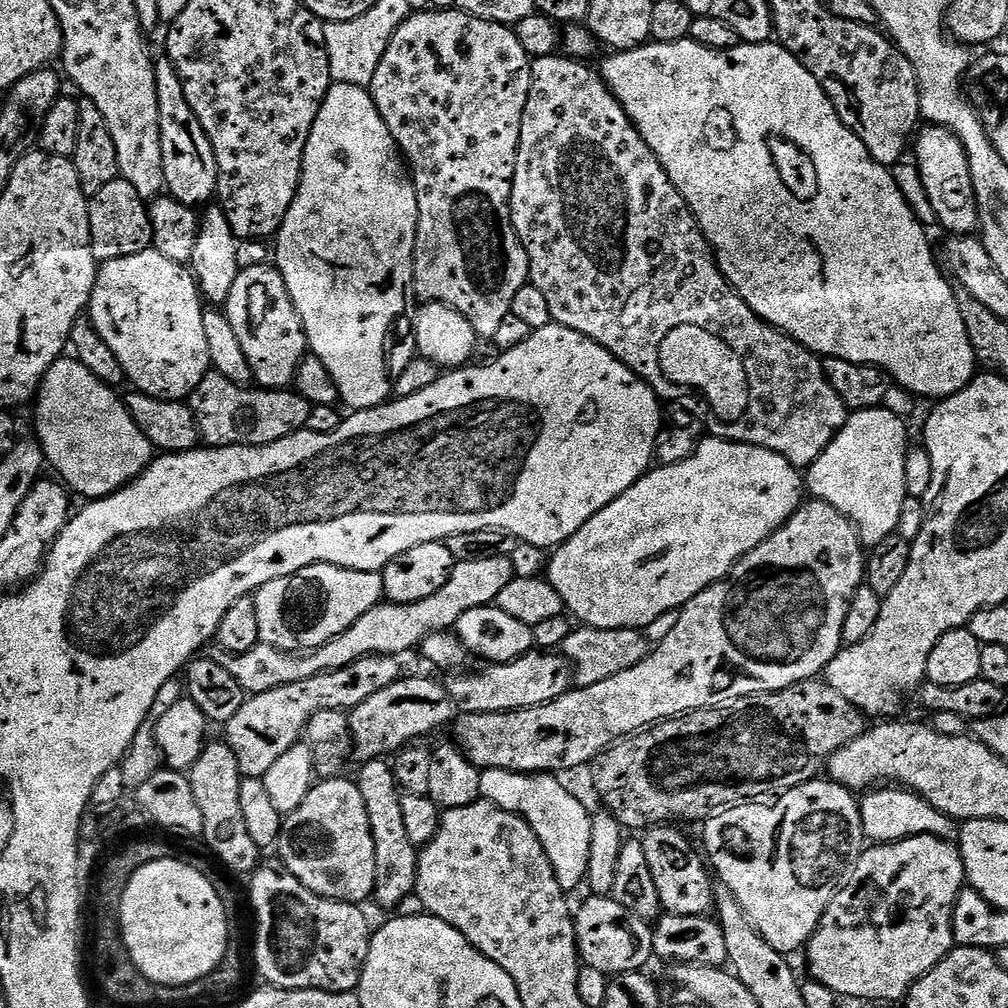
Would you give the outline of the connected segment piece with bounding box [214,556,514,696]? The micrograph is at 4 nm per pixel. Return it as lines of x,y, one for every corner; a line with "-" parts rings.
509,557
462,560
452,568
446,586
442,586
438,594
430,594
430,598
422,598
422,602
375,604
354,622
354,626
342,630
342,634
317,648
301,653
287,652
272,644
258,643
254,650
246,650
246,654
237,656
233,652
217,651
214,659
226,666
233,678
238,678
238,686
242,686
245,694
257,696
278,686
290,686
290,682
306,682
306,678
314,678
323,672
342,670
363,656
400,656
411,648
419,649
430,633
455,629
458,618
466,614
466,610
489,607
512,579
514,573

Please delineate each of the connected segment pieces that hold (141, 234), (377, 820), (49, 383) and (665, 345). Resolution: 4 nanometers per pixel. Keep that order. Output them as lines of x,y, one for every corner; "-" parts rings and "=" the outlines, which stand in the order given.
123,178
110,182
110,186
102,186
98,194
88,201
90,214
90,238
94,258
98,262
130,258
130,254
142,254
152,248
152,227
148,204
130,182
=
387,759
365,760
359,765
360,773
354,776
358,790
362,794
362,802
366,802
366,814
370,818
372,837
374,838
374,858
376,859
376,891
374,893
375,903
380,903
384,908
395,909
407,898
415,893
416,875
418,874
418,848
412,844
409,833
405,827
405,819
402,816
402,789
396,783
395,767
=
61,358
54,362
54,366
50,366
34,400
37,432
35,435
44,450
45,461
73,493
81,492
88,500
101,500
104,496
111,496
125,484
132,483
137,476
146,471
154,459
153,446
134,422
134,418
128,412
127,403
121,397
119,400
112,392
115,391
98,378
94,378
94,374
90,374
90,370
86,370
86,366
82,366
80,360
=
675,327
659,347
659,366
665,380
671,381
675,387
688,386
700,390
718,419
736,424
748,412
748,372
740,356
723,338
701,327

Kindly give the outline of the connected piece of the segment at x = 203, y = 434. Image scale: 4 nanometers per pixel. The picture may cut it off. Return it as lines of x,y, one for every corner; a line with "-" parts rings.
210,370
205,374
202,382
198,382
198,386
192,391
192,395
187,397
186,403
192,409
196,419
201,441
209,448
228,448
231,444
241,444
242,446
273,444
282,438
293,436
295,432
305,431
313,409
313,405
309,404
308,400
302,398
295,390
235,384
233,380
215,370

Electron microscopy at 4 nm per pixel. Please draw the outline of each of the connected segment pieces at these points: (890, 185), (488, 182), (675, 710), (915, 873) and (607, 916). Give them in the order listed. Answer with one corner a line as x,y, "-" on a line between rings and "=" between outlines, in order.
692,39
679,40
669,44
649,42
629,52
616,52
602,67
604,83
611,88
613,95
632,119
632,125
640,131
640,137
650,146
658,162
666,170
670,182
682,194
688,209
696,217
700,233
708,239
708,244
716,253
716,264
721,274
727,278
732,289
738,293
771,327
796,341
802,348
815,352
821,358
833,356
855,364
870,364
882,368
904,391
917,398
936,396
943,398
961,392
977,375
978,365
974,346
966,334
962,314
956,301
953,285
948,285
946,277
936,265
932,244
924,233
922,225
916,221
906,197
900,193
896,180
885,165
874,162
866,146
840,120
830,98
822,90
818,78
794,58
778,42
767,44
746,44
719,52
702,46
=
459,10
413,12
394,34
371,82
372,98
376,101
390,134
396,139
396,144
410,169
412,184
416,187
420,218
416,231
415,291
420,291
425,296
425,301
445,304
458,310
471,322
477,337
480,338
495,337
498,326
502,326
502,322
506,322
506,318
512,314
514,294
518,294
518,290
522,290
522,286
529,283
528,255
512,225
512,179
516,173
522,120
532,89
533,63
533,57
524,49
523,40
507,24
483,20
=
809,499
800,505
800,509
770,539
764,540
750,554
742,557
725,579
718,581
717,584
711,584
706,590
699,592
689,604
685,604
683,608
679,609
681,618
678,621
678,626
675,626
664,641
657,643
651,649
650,655
642,662
638,662
638,666
634,666
630,670
622,670
622,674
614,674
614,678
606,678
606,682
594,682
594,686
573,687
566,694
554,698
554,702
546,702
542,706
534,706
517,712
491,712
490,714
474,712
461,715
454,724
457,740
455,743
461,753
481,770
497,768
498,770
529,774
564,774
560,772
568,772
571,768
580,768
583,764
584,767
591,765
592,761
600,753
605,752
611,744
626,736
632,736
635,732
643,732
645,728
659,724
662,720
670,720
673,716
686,716
689,712
695,712
697,708
727,706
742,696
759,696
761,692
786,690
803,680
819,677
827,668
828,663
840,653
842,626
846,622
846,610
849,602
852,601
852,595
864,583
865,563
866,549
860,543
860,533
857,532
855,526
825,500
=
927,835
906,837
904,840
898,840
895,843
877,843
875,846
865,847
864,851
860,853
847,880
848,885
845,888
843,885
833,896
830,906
822,914
819,928
808,940
806,945
806,953
808,952
807,975
811,979
820,980
822,986
830,986
830,990
834,990
837,997
840,998
853,996
856,1000
903,1001
907,997
908,989
917,980
921,980
934,966
938,966
938,962
942,962
942,958
946,958
946,954
952,951
954,947
952,911
955,908
955,902
960,892
966,888
964,860
960,857
960,849
953,841
=
611,894
607,896
589,895
587,899
588,901
586,901
580,909
577,907
574,912
574,919
576,922
576,948
580,952
581,961
583,961
583,963
587,965
587,967
593,968
594,970
602,970
610,978
617,976
618,974
622,974
623,972
638,972
647,969
649,967
647,964
650,963
651,960
654,960
654,953
652,951
653,925
649,923
649,921
644,920
638,914
631,912
631,910
624,906
622,902
618,902
616,900
616,897

